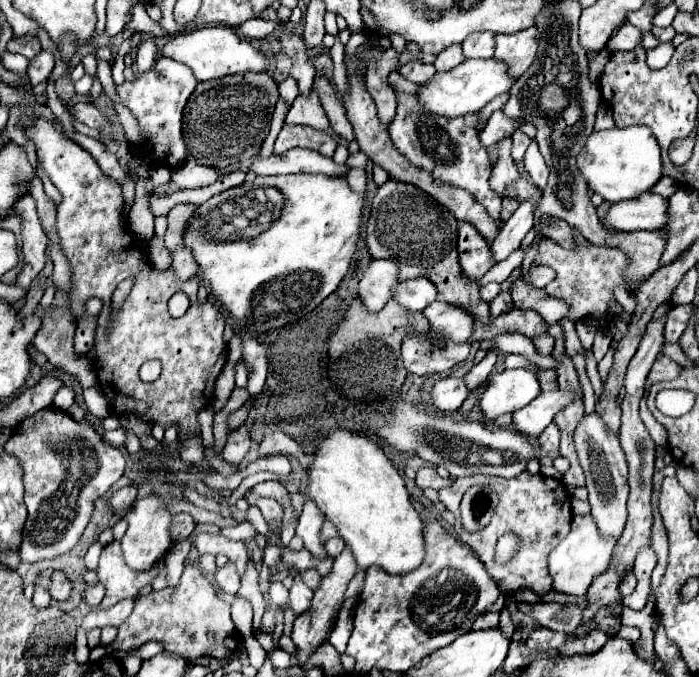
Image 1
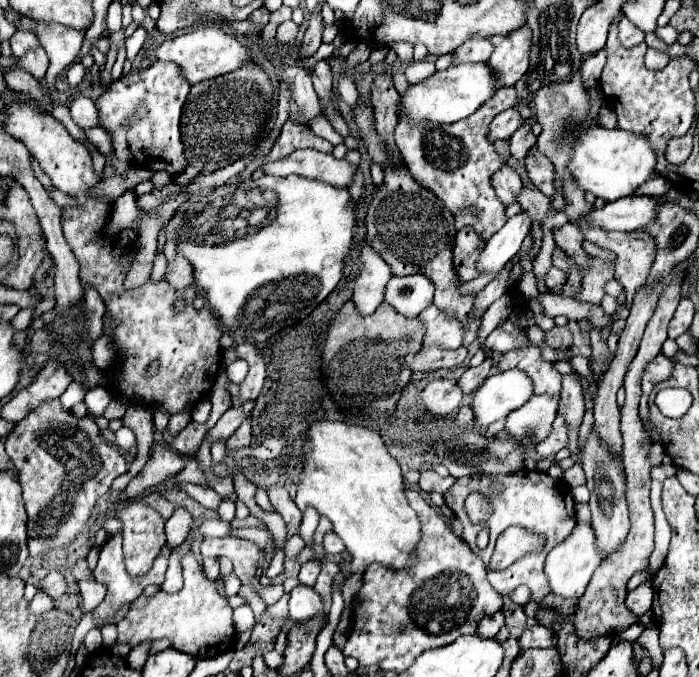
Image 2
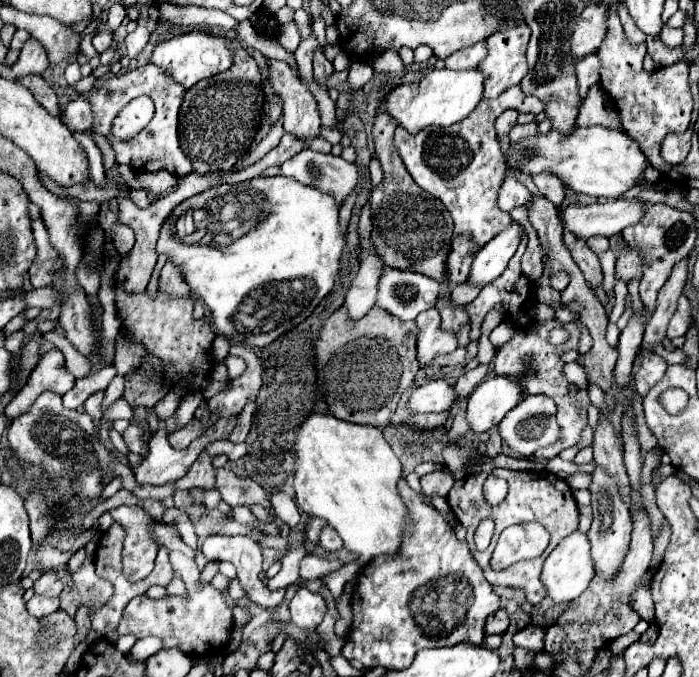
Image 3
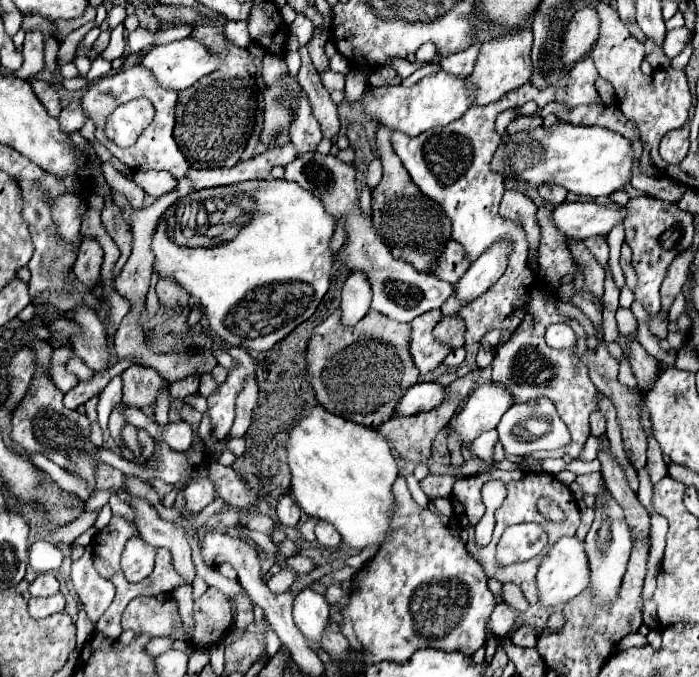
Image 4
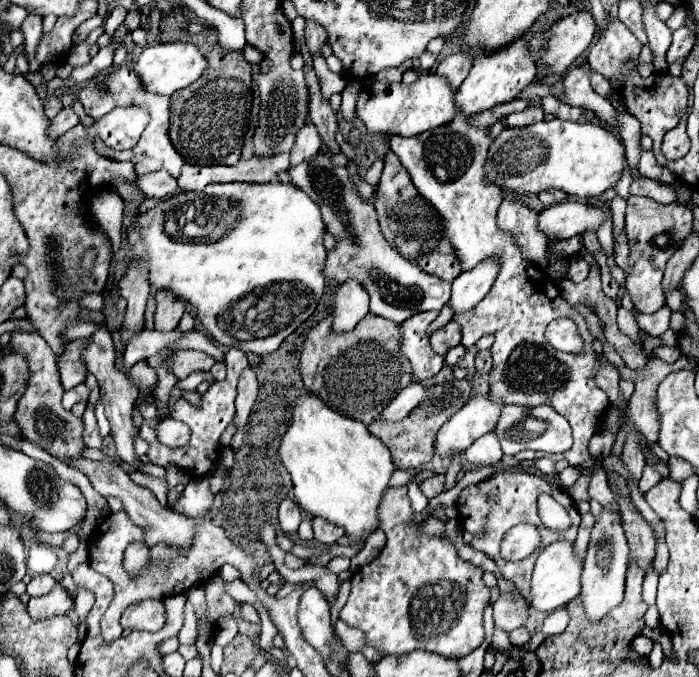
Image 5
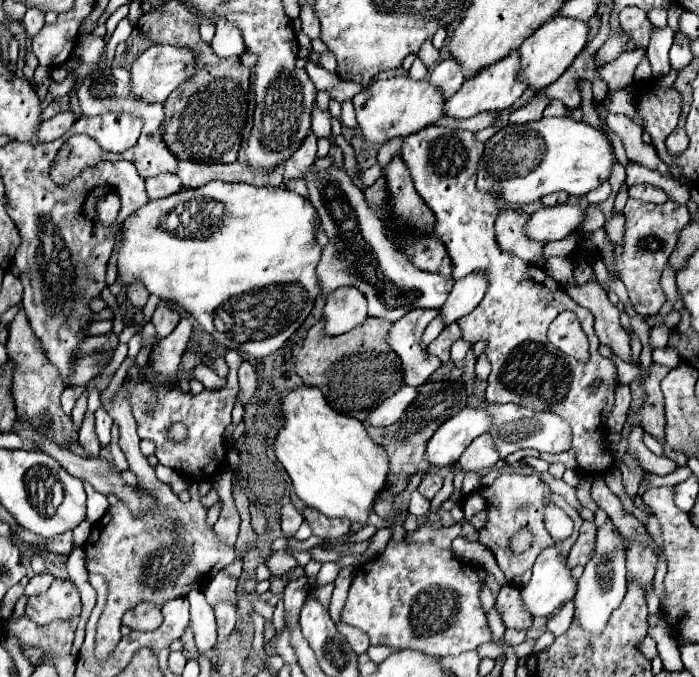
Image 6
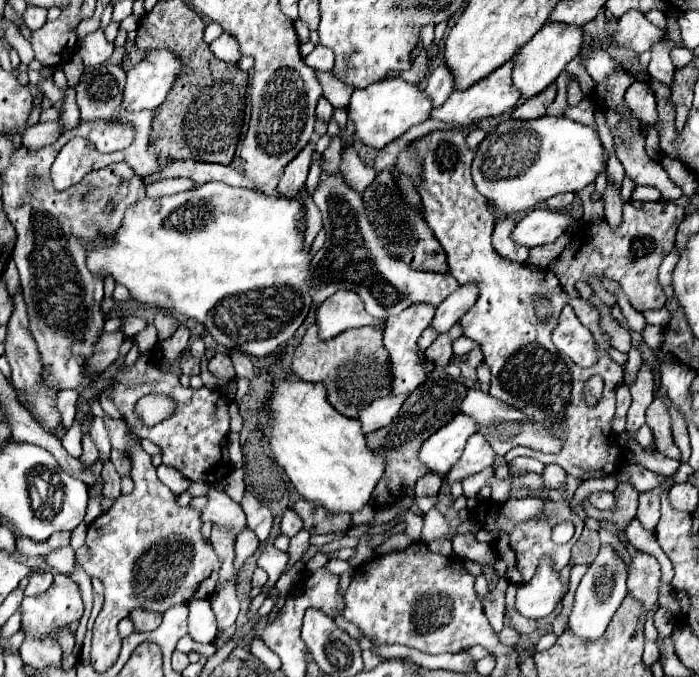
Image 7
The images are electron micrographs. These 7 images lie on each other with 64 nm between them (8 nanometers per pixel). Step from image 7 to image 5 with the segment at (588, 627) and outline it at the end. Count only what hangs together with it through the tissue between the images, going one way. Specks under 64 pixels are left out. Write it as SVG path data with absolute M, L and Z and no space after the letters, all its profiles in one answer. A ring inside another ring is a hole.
M606 510L602 512L600 520L596 522L592 530L592 542L588 546L588 554L584 560L584 572L582 572L582 590L580 590L580 600L584 604L584 612L588 620L600 622L620 600L624 598L624 582L626 580L626 570L628 570L628 542L622 530L620 516Z

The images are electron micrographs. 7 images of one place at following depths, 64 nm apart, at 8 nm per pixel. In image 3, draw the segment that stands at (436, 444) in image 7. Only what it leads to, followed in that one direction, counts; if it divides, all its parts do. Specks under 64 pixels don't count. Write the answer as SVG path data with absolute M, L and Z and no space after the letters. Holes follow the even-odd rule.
M506 376L484 380L468 398L466 422L472 434L482 434L500 424L504 414L522 402L520 384Z

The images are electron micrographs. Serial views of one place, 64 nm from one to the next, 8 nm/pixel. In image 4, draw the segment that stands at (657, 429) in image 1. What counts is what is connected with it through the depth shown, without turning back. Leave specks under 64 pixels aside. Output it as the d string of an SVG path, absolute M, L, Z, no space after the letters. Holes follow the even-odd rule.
M618 336L616 342L620 344L620 348L626 352L628 348L628 362L632 366L632 372L638 380L638 388L640 390L648 390L652 386L652 382L658 378L658 370L660 370L660 364L656 358L652 358L646 350L642 350L642 346L638 342L632 342L628 340L626 336Z

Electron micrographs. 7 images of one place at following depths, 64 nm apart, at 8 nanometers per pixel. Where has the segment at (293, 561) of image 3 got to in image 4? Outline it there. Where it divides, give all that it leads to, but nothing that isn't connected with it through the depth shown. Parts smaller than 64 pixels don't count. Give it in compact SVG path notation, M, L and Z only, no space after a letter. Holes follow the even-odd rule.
M286 566L286 570L278 572L276 576L272 576L272 578L268 580L268 588L270 588L272 592L276 592L276 594L286 592L292 584L294 584L294 570L292 570L290 566Z

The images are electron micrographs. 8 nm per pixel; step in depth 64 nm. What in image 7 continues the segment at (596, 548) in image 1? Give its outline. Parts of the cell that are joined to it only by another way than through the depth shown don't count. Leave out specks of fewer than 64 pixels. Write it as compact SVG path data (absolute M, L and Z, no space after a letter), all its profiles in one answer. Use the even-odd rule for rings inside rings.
M544 558L534 578L528 584L518 586L514 608L526 618L540 620L548 616L562 600L562 588L564 586L558 578L558 572L552 568L552 562Z

